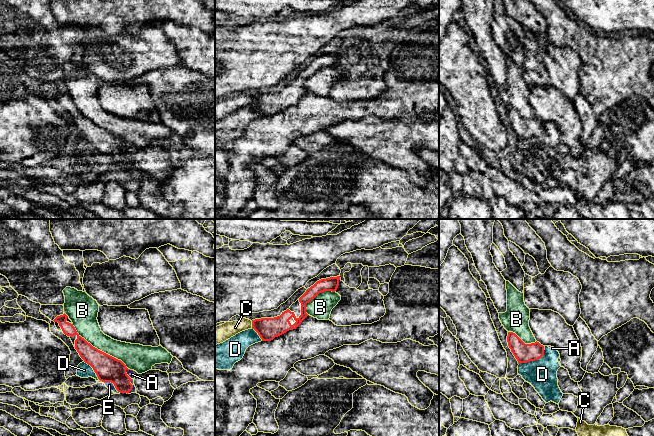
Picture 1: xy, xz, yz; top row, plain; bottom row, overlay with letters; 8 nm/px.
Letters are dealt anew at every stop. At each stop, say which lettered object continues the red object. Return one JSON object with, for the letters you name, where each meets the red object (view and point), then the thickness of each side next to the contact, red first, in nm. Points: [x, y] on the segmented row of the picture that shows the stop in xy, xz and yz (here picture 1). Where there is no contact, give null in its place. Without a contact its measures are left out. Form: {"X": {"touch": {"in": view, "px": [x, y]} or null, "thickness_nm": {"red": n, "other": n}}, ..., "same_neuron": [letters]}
{"same_neuron": []}

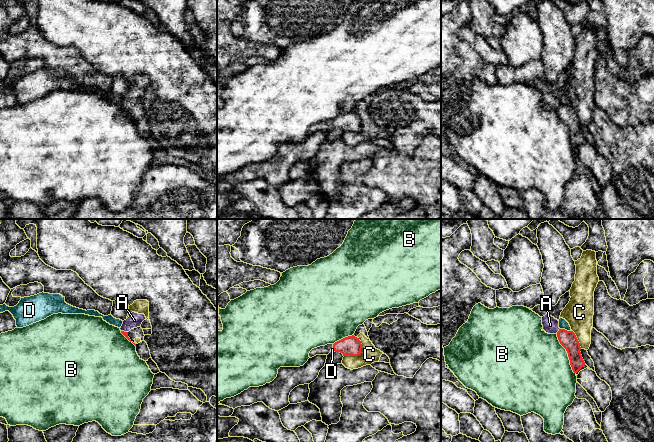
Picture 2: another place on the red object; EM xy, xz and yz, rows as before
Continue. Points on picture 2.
{"D": {"touch": {"in": "yz", "px": [566, 330]}, "thickness_nm": {"red": 140, "other": 80}}, "same_neuron": ["D"]}

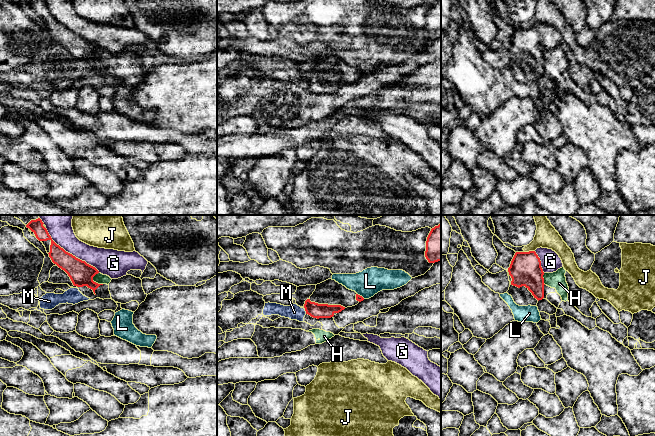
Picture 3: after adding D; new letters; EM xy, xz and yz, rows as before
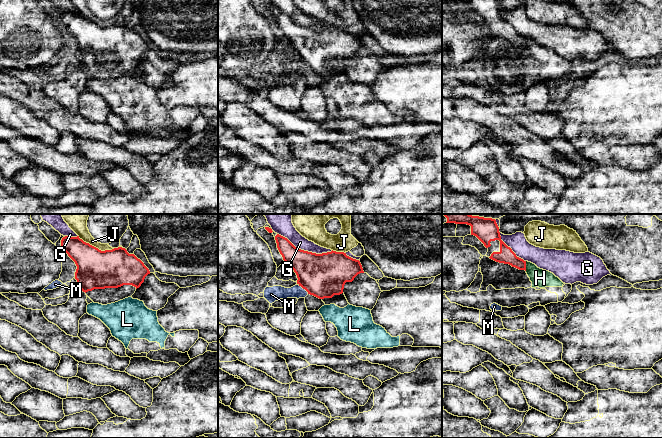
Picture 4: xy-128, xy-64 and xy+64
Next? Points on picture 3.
{"same_neuron": []}

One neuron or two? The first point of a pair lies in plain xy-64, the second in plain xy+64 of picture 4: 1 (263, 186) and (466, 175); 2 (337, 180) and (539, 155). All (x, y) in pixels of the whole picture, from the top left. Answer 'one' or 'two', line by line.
1: one
2: two

